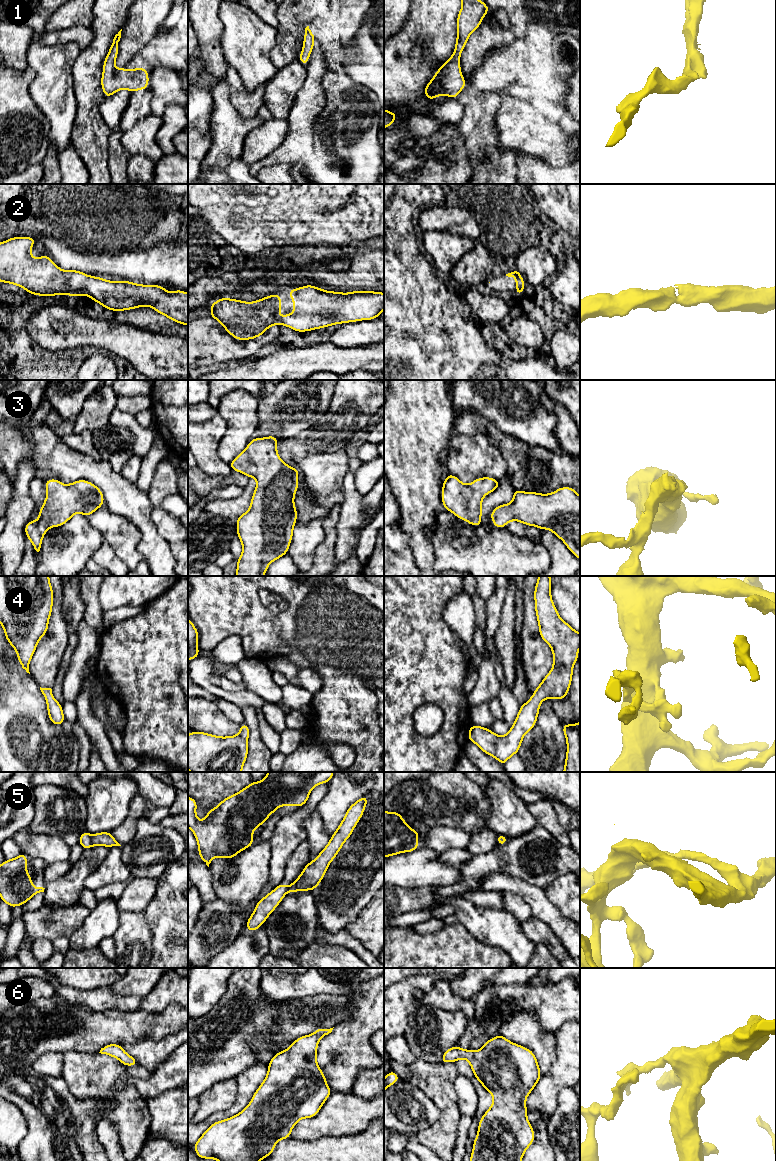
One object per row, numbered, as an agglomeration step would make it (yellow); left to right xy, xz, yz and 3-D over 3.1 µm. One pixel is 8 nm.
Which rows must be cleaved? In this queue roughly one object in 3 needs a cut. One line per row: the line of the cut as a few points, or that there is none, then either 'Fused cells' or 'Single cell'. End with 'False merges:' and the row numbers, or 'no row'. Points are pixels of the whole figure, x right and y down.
1: No split. Single cell
2: No split. Single cell
3: No split. Single cell
4: No split. Single cell
5: Split along xy (91, 835), (91, 843), (93, 845). Fused cells
6: No split. Single cell
False merges: 5

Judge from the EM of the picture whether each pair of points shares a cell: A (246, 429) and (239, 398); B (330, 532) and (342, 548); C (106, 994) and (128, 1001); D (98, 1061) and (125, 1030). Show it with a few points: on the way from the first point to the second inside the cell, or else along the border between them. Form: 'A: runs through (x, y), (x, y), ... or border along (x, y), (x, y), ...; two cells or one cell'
A: runs through (242, 421), (242, 410), (239, 406); one cell
B: border along (339, 516), (335, 545), (335, 558), (338, 561); two cells
C: runs through (111, 999), (113, 1001), (123, 1001); one cell
D: border along (75, 1050), (98, 1053); two cells

